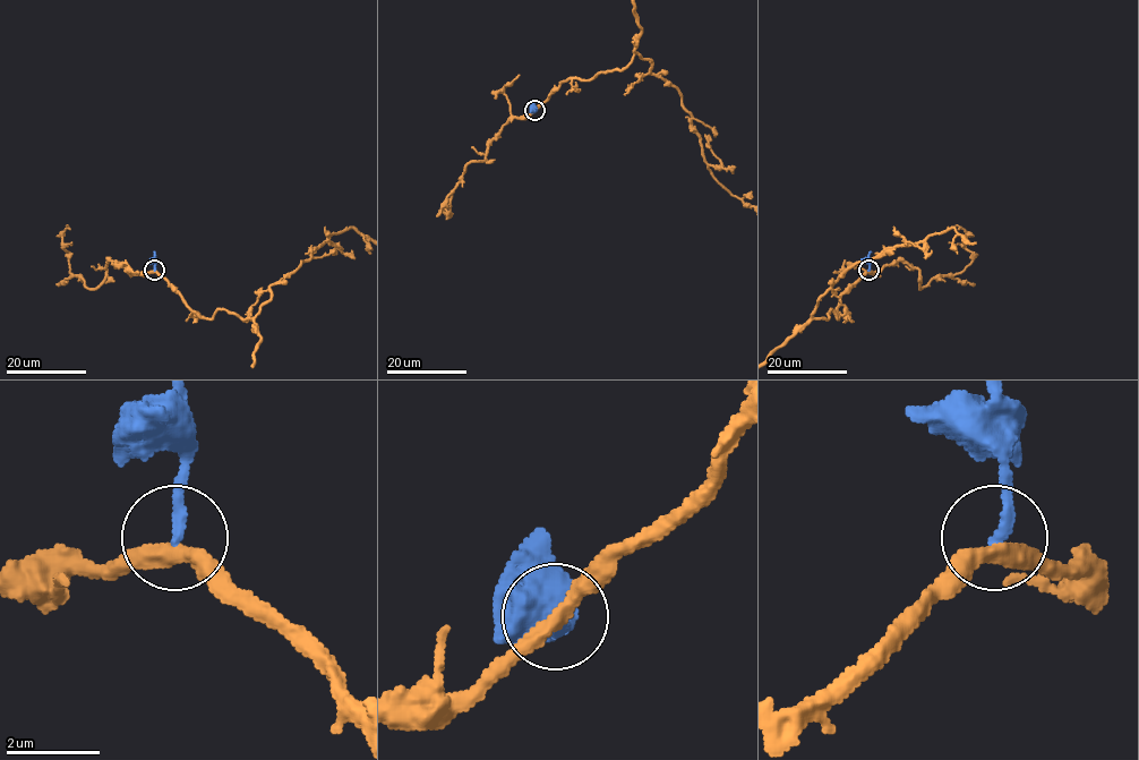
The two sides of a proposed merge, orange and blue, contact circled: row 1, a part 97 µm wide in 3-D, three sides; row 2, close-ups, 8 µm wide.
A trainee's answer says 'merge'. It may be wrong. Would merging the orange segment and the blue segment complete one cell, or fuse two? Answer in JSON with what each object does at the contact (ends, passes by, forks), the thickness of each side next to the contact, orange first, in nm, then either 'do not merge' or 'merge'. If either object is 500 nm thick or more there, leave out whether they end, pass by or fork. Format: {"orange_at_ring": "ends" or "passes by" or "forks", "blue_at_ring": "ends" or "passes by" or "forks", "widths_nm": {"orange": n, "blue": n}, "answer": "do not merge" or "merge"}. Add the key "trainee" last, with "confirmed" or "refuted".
{"orange_at_ring": "passes by", "blue_at_ring": "ends", "widths_nm": {"orange": 340, "blue": 240}, "answer": "do not merge", "trainee": "refuted"}

